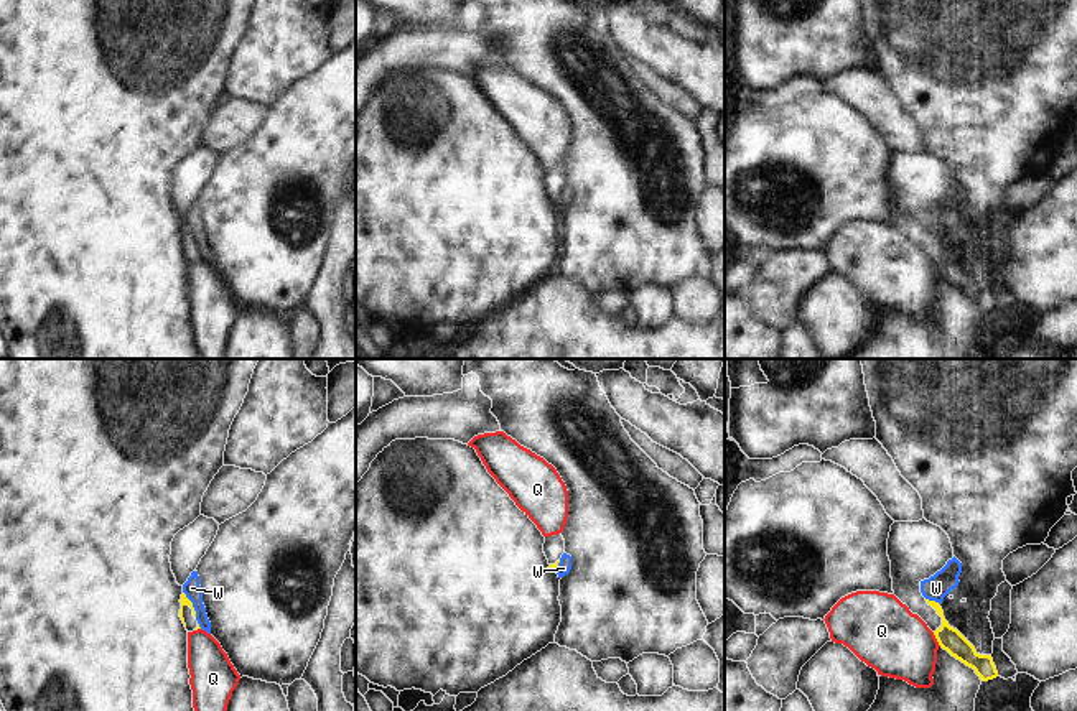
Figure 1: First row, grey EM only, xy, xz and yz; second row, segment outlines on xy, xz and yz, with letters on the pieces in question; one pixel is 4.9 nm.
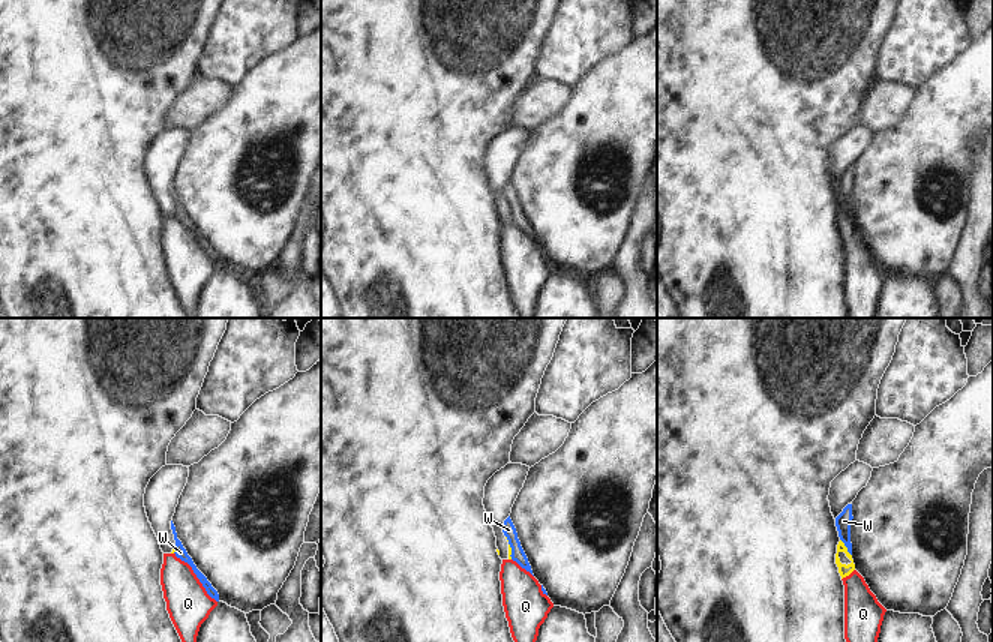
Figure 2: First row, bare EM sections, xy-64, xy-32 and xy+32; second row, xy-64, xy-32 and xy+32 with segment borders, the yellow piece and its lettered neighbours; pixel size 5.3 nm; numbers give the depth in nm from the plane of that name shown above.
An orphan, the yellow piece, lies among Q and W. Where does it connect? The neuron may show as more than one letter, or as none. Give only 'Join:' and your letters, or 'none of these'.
Join: none of these

